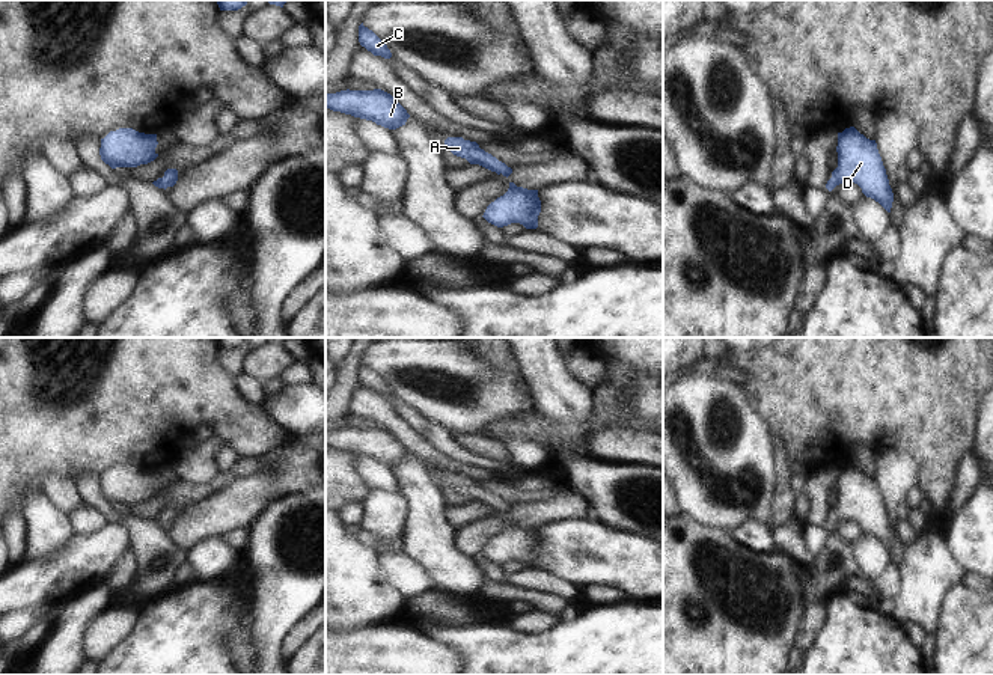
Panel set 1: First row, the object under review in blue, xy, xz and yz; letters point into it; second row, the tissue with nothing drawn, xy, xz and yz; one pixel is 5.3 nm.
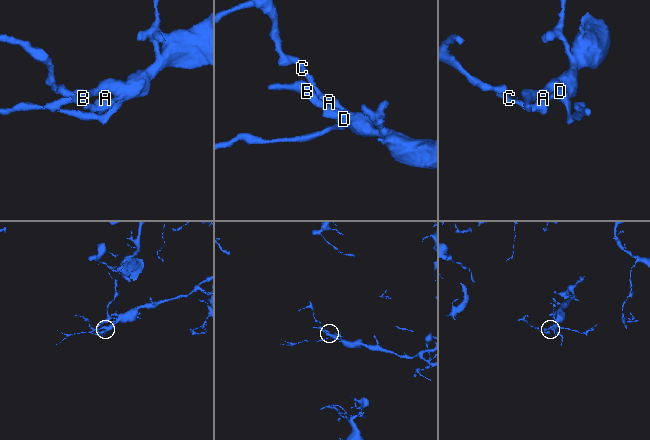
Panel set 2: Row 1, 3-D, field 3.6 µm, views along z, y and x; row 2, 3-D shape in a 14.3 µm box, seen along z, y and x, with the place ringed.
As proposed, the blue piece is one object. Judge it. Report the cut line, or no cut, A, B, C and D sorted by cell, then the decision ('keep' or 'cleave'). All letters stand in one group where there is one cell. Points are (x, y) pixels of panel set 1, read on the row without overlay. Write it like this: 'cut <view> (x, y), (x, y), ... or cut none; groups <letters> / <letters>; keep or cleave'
cut none; groups A B C D; keep

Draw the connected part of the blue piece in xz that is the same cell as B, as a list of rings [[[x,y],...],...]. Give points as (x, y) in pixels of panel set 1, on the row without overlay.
[[[347,426],[336,431],[327,431],[325,444],[333,449],[372,458],[389,467],[396,467],[405,463],[410,455],[407,447],[390,431],[381,426]]]

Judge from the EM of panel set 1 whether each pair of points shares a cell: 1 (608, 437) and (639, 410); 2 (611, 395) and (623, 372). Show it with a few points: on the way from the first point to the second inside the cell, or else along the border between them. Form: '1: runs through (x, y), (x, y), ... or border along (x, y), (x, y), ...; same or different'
1: border along (608, 424), (647, 434); different
2: border along (601, 386), (618, 394), (618, 416), (609, 424); different

